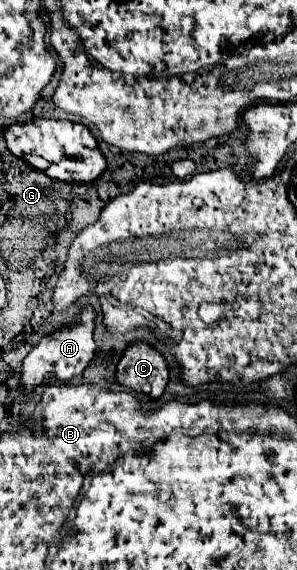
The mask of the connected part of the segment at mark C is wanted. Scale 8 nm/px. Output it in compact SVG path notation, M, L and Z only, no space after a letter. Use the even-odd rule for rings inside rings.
M137 341L125 349L115 377L121 385L127 385L137 393L149 393L157 399L167 387L169 367L165 357L153 345Z

